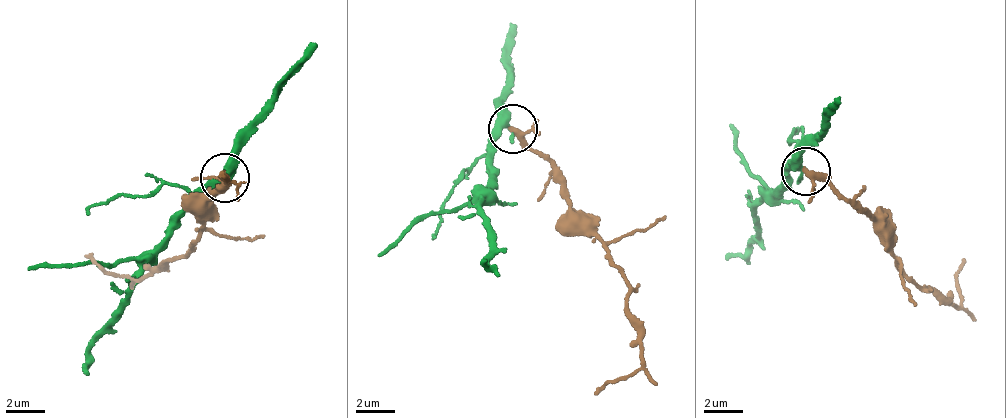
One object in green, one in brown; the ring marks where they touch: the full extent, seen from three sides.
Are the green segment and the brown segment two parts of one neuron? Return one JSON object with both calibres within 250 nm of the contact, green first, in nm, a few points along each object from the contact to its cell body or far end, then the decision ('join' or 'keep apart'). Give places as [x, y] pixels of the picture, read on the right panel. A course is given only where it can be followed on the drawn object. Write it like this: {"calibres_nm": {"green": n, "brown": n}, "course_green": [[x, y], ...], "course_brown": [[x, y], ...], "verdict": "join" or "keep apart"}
{"calibres_nm": {"green": 280, "brown": 200}, "course_green": [[807, 172], [792, 165], [782, 187], [754, 209], [754, 226], [759, 237], [751, 248], [724, 258]], "course_brown": [[807, 172], [880, 224], [880, 245], [920, 286], [958, 303], [964, 256]], "verdict": "join"}

